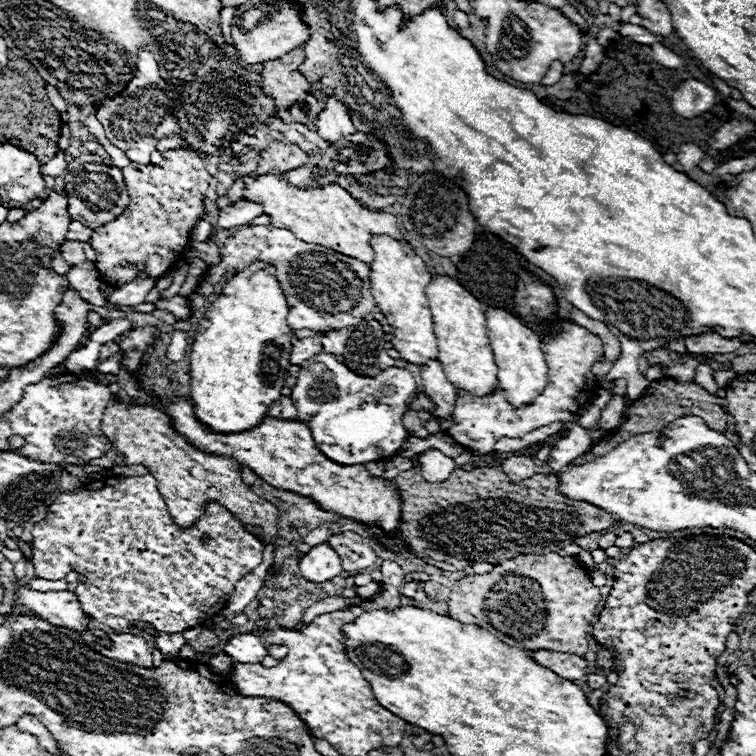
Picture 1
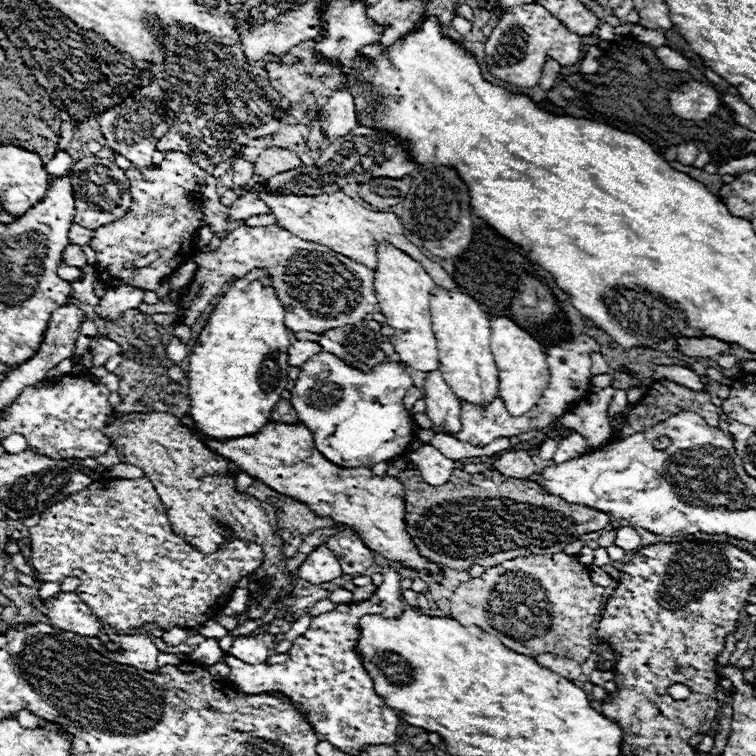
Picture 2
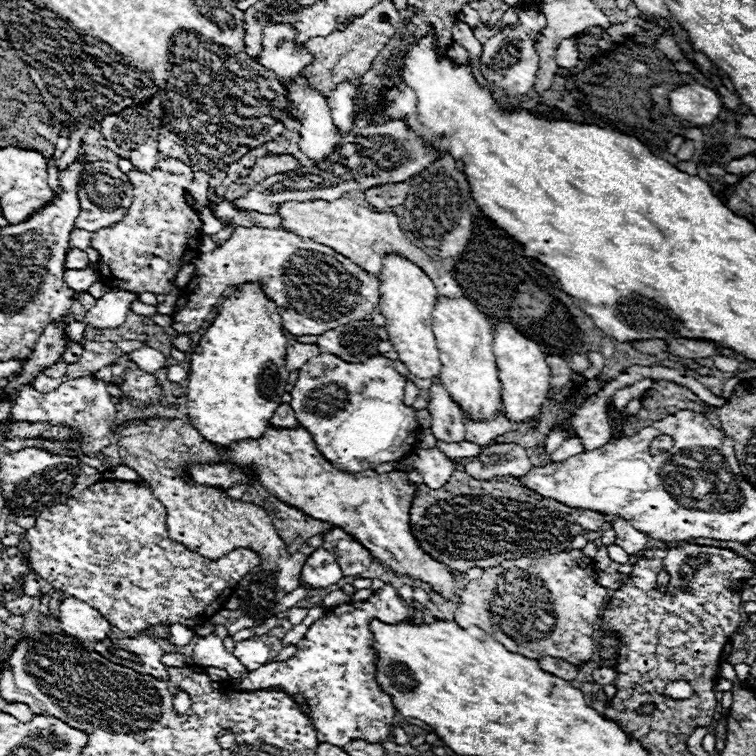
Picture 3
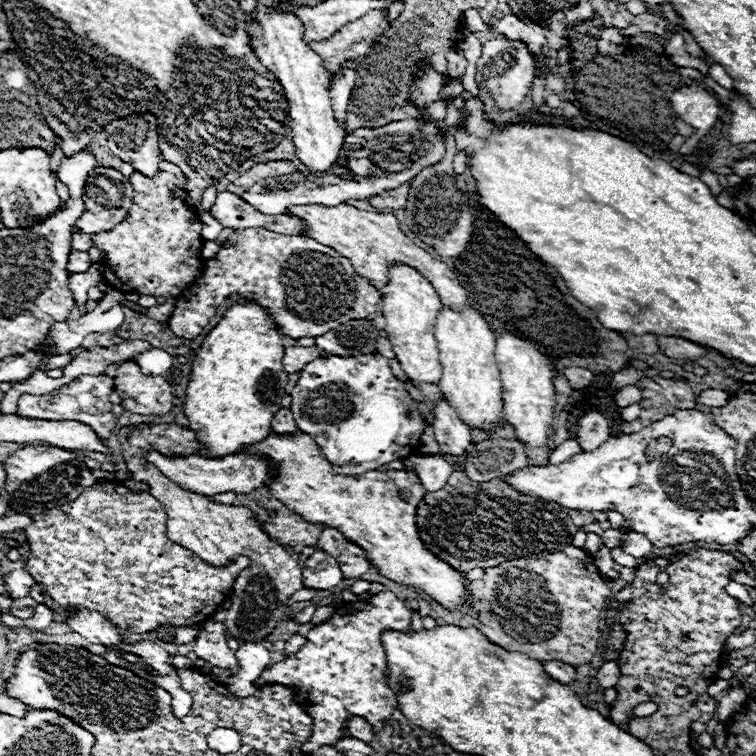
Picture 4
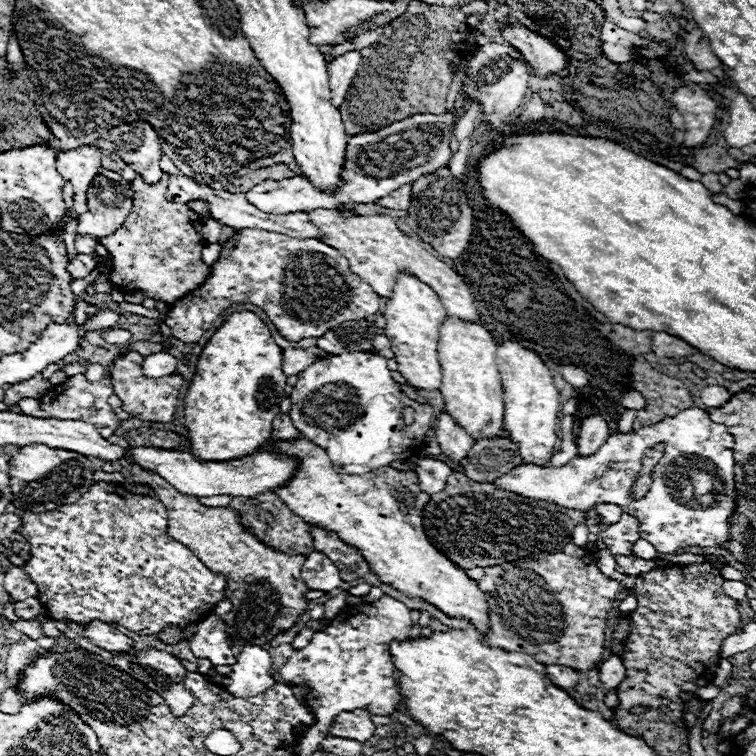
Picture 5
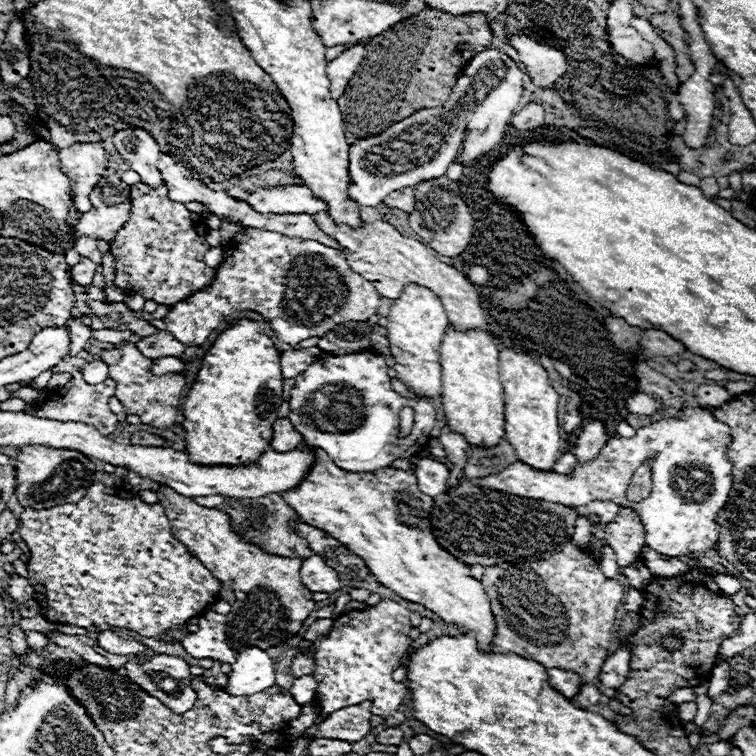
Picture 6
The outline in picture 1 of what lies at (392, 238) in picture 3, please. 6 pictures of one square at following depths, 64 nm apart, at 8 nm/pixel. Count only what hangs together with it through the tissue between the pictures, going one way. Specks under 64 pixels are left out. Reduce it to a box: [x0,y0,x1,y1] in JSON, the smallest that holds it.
[242,174,404,264]

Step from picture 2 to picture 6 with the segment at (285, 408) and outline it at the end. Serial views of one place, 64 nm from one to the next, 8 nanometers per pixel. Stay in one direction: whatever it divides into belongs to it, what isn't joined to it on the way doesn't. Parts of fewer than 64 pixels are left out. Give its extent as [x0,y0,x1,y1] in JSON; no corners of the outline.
[270,418,302,452]

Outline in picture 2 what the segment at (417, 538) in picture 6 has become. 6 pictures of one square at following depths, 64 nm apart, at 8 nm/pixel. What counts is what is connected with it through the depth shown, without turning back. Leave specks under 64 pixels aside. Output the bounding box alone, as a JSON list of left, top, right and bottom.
[206,422,440,572]

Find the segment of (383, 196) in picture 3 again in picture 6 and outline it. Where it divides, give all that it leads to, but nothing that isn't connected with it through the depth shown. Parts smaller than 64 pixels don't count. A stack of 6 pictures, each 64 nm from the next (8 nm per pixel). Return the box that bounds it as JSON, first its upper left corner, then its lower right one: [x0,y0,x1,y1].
[384,188,416,212]

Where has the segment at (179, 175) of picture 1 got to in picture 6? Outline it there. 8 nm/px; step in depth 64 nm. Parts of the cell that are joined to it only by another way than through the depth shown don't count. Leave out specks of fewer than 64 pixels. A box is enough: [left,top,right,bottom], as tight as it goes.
[110,182,216,306]

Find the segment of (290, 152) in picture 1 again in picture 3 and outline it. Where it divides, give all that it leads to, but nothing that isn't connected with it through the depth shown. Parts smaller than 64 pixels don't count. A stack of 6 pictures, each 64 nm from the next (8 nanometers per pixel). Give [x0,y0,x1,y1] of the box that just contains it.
[238,154,300,184]

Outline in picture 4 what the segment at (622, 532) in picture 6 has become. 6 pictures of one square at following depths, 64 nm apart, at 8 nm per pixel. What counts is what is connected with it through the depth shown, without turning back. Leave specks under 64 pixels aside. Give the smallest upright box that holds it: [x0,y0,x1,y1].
[602,528,620,548]

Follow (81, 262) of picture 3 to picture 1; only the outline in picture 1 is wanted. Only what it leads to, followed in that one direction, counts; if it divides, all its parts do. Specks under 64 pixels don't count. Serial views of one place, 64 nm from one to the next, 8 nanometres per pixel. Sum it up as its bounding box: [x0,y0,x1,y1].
[62,242,86,266]

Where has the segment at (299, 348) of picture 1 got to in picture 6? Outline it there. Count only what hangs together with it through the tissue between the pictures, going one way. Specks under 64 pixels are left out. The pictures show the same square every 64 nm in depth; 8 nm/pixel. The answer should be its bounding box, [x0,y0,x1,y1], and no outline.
[280,348,324,378]

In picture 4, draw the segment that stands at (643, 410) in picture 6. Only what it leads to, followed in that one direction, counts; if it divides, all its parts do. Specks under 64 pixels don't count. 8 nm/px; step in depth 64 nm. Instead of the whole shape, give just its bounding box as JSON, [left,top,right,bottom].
[614,386,642,408]

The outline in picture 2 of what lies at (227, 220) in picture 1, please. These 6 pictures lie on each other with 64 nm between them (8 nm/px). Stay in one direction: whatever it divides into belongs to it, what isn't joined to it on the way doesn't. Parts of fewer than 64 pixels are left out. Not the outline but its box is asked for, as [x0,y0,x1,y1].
[228,192,268,220]

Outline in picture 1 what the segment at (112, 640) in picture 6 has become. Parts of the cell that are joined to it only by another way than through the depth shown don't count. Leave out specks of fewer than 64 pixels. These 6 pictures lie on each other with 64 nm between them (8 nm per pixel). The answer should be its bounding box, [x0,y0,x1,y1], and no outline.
[16,588,88,632]

